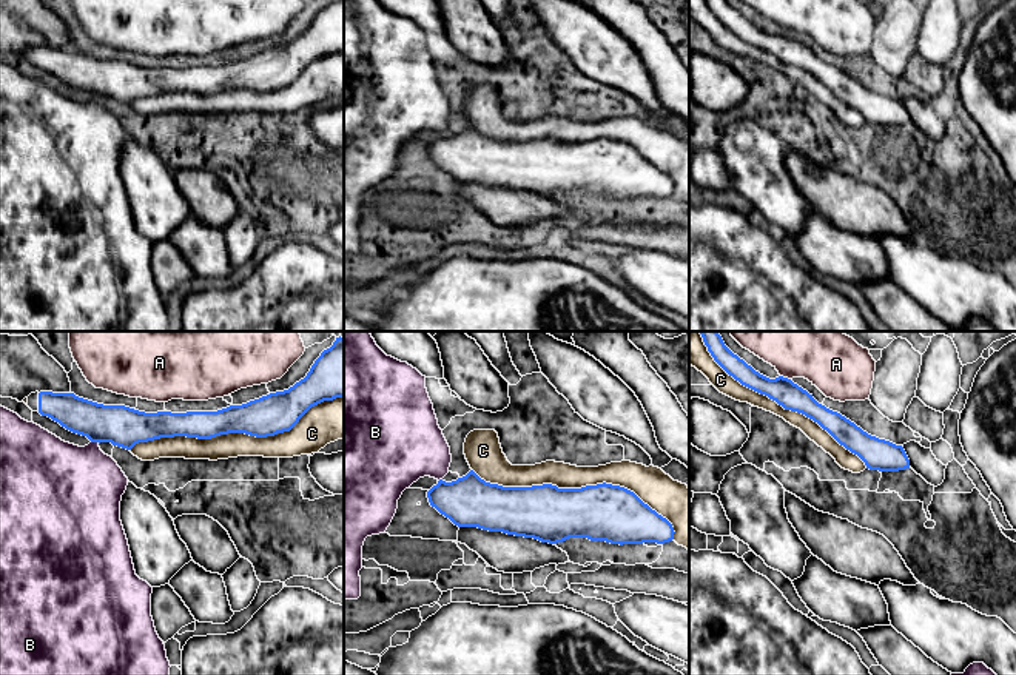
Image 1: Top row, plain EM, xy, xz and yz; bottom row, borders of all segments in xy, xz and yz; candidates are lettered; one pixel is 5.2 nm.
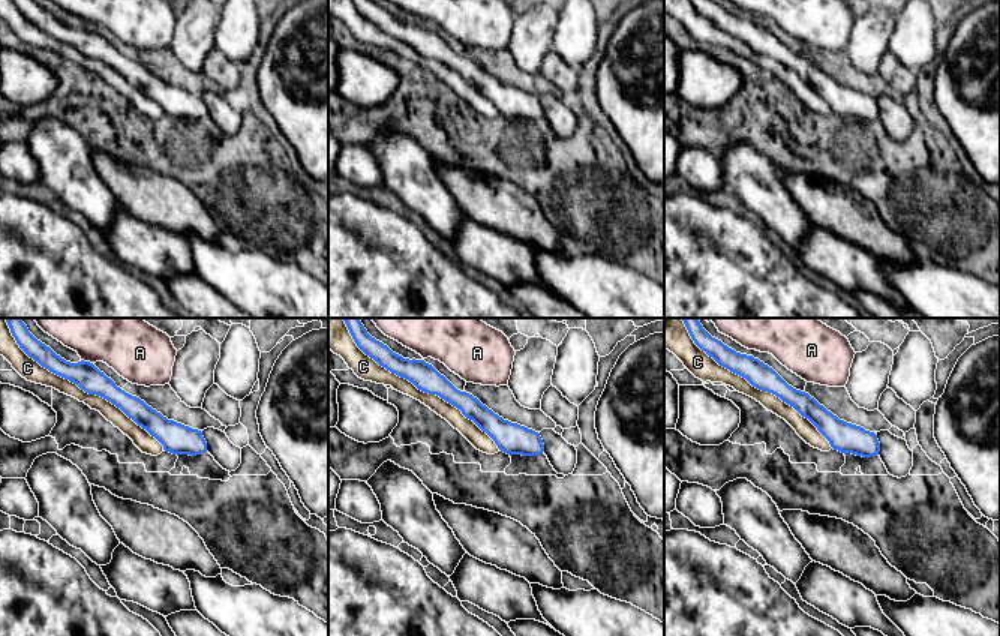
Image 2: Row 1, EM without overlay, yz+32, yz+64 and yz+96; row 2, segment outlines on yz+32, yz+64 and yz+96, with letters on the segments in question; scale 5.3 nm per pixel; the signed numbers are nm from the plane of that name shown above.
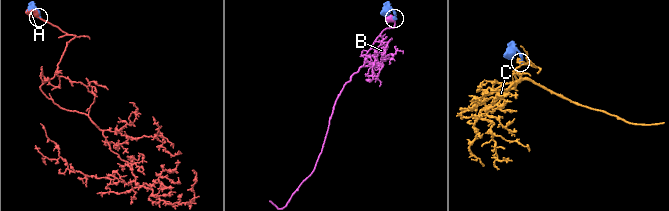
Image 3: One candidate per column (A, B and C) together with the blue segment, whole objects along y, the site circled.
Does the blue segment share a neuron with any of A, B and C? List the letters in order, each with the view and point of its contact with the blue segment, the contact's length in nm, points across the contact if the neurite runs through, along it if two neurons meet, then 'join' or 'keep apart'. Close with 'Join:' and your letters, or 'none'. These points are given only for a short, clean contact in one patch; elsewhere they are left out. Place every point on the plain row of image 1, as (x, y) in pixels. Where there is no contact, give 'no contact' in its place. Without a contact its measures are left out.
A: contact yz (785, 33); length 60 nm; keep apart
B: contact xy (96, 96); length 50 nm; keep apart
C: contact xy (236, 87); length 1150 nm; join
Join: C

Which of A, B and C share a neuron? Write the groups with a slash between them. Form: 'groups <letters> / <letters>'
groups A / B / C

